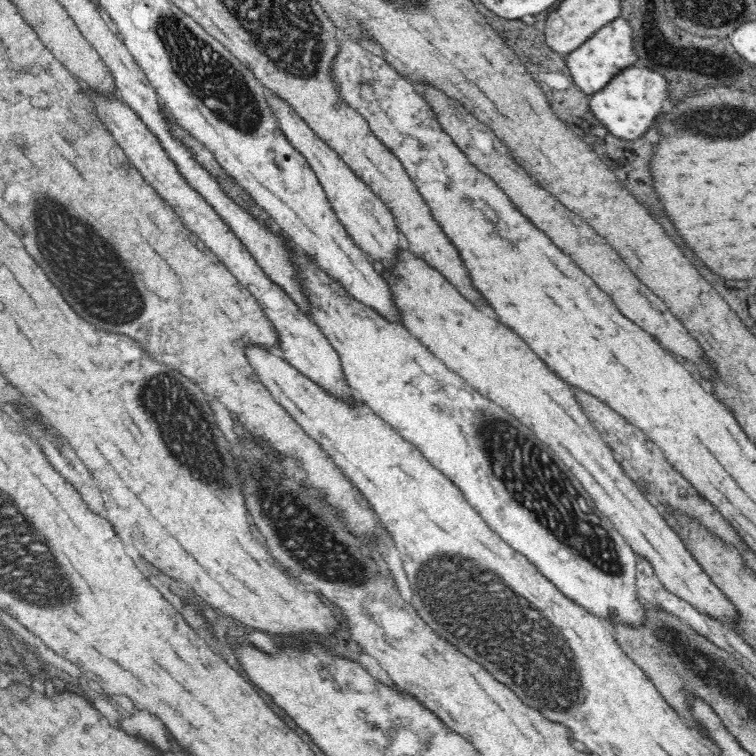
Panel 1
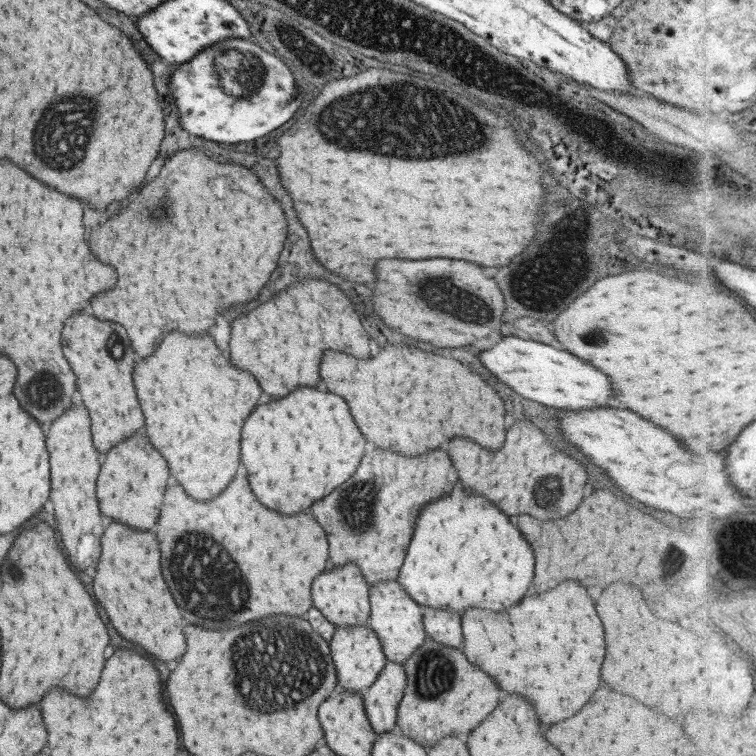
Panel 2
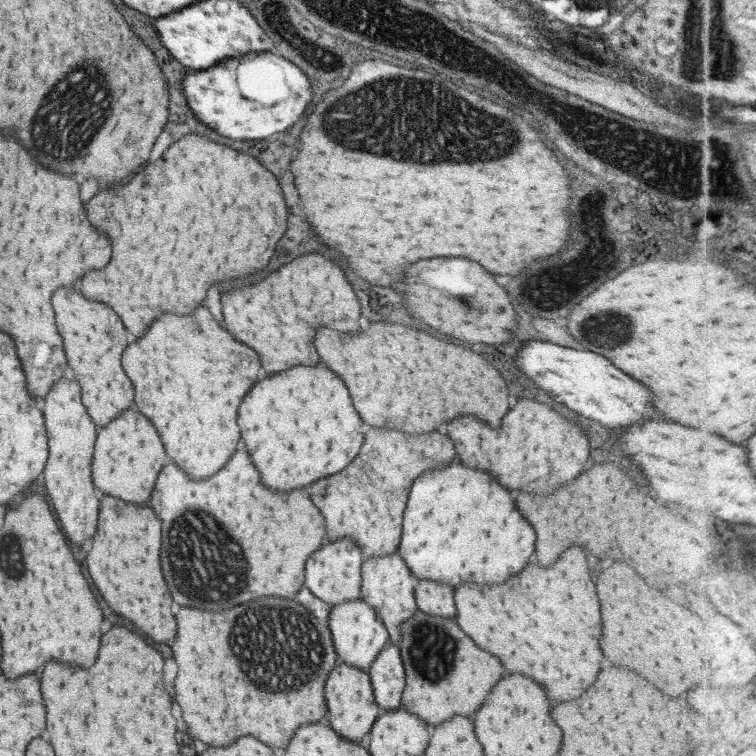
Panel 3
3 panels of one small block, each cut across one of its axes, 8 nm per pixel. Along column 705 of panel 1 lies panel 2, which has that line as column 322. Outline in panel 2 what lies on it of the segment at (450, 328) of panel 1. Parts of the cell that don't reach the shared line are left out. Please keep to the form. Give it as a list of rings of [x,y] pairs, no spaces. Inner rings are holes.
[[[345,562],[339,568],[331,568],[329,572],[323,572],[313,578],[311,584],[311,600],[313,606],[334,627],[341,625],[363,625],[369,616],[368,587],[359,567],[353,562]]]

